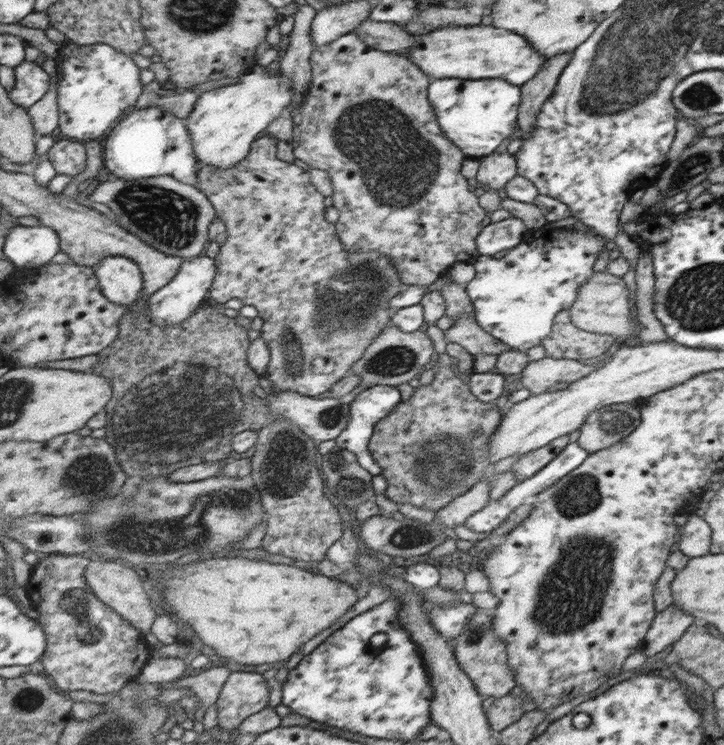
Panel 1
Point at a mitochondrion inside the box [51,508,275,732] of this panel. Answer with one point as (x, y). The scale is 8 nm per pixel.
(76, 602)

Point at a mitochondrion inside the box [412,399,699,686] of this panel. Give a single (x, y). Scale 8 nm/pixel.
(571, 597)

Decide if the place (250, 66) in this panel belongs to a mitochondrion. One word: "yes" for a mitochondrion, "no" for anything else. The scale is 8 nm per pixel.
no

